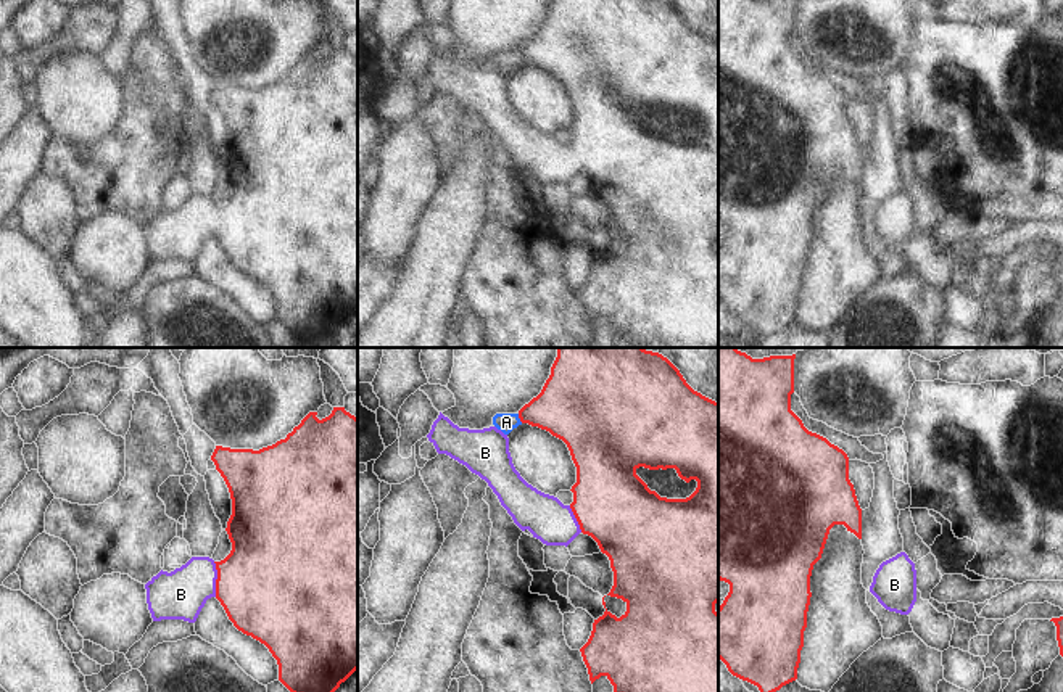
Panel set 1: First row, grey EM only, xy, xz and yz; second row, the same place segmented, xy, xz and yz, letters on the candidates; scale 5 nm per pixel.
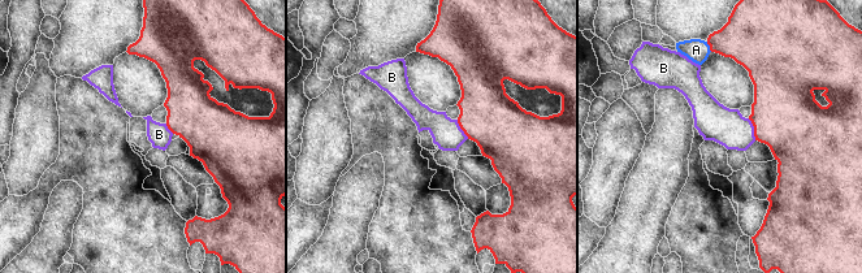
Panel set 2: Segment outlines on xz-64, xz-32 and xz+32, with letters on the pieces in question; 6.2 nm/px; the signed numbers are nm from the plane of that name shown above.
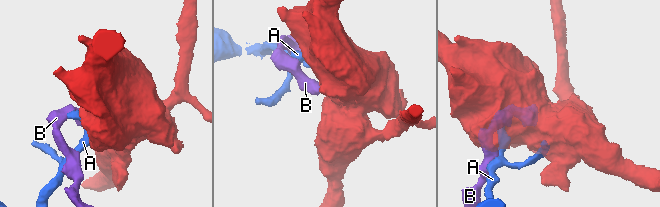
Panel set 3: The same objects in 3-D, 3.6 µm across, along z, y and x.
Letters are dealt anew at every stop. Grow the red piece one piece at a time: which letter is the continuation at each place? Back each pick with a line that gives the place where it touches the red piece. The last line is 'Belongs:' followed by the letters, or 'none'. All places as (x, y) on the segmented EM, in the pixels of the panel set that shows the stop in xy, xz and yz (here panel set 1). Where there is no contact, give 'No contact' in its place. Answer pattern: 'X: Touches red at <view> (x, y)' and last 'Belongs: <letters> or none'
B: Touches red at xy (216, 580)
Belongs: B.

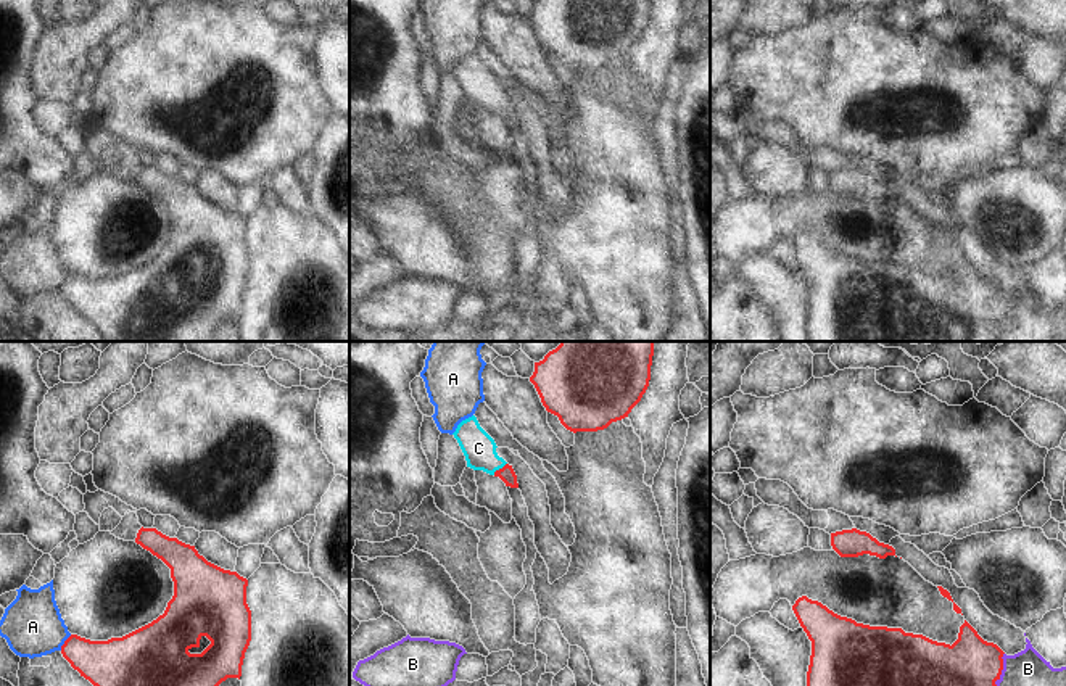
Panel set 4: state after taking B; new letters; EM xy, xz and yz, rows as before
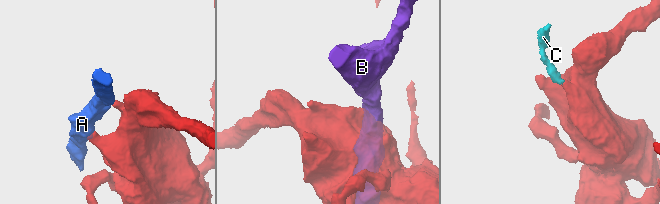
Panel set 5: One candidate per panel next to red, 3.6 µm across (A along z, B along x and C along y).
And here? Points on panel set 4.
C: Touches red at xz (499, 469)
Belongs: C.

